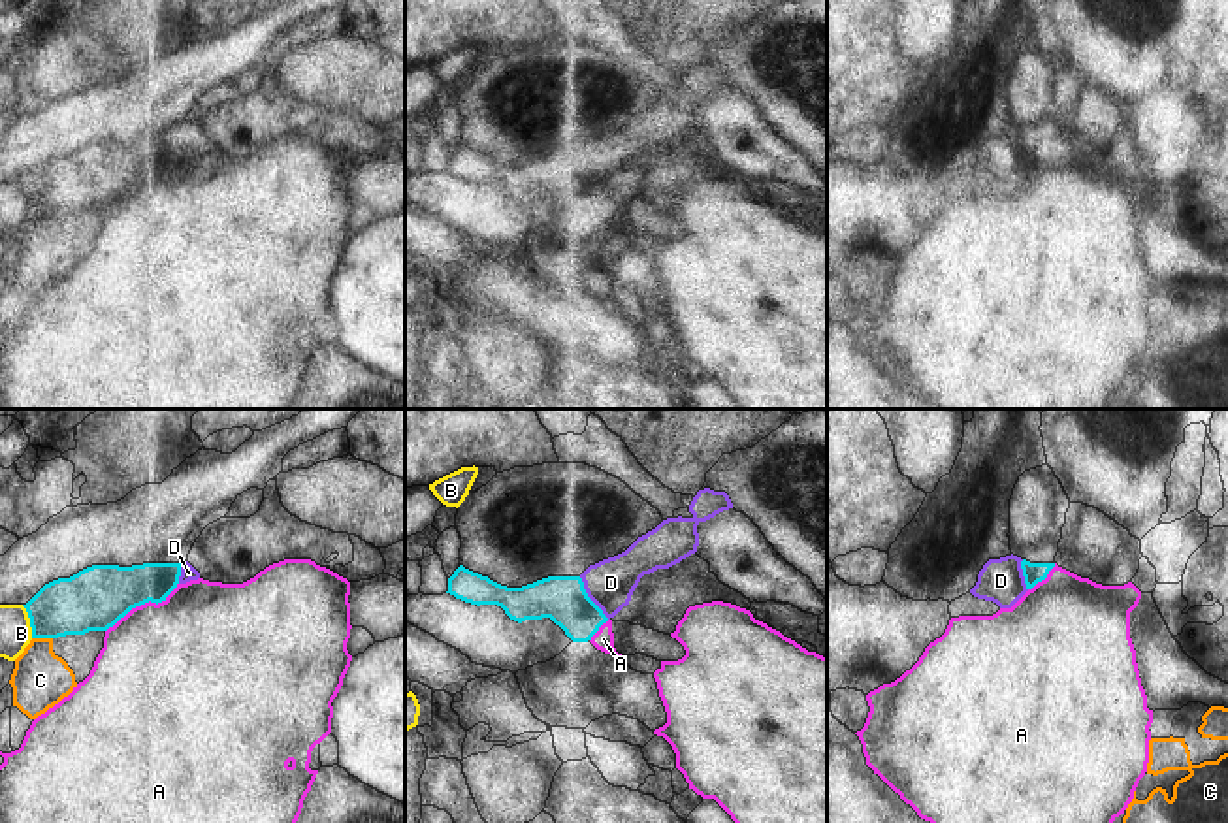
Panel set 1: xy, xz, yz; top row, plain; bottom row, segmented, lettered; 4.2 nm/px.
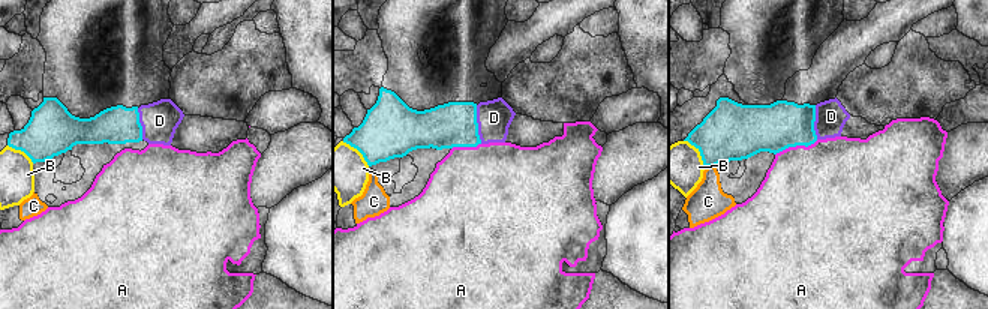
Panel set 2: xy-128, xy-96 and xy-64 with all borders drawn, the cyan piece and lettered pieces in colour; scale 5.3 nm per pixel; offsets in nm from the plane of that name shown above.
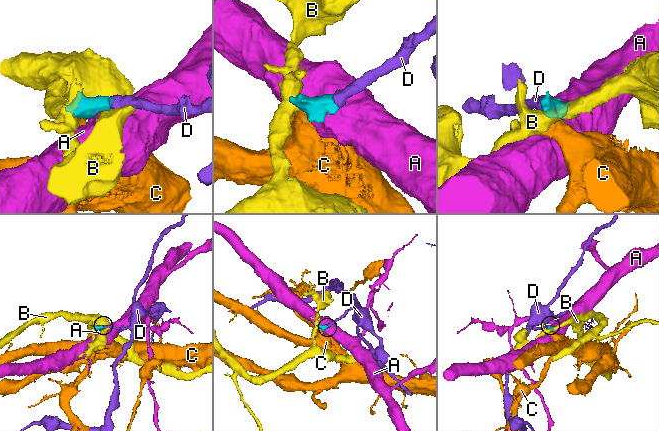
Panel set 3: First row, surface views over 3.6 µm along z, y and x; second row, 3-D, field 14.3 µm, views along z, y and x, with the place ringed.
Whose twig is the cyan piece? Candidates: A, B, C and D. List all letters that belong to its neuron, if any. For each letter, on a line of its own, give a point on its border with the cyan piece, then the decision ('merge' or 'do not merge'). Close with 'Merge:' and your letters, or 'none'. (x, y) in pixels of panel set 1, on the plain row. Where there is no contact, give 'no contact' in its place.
A: xy (142, 181) | do not merge
B: xy (31, 200) | do not merge
C: xy (42, 215) | do not merge
D: xz (588, 176) | merge
Merge: D

